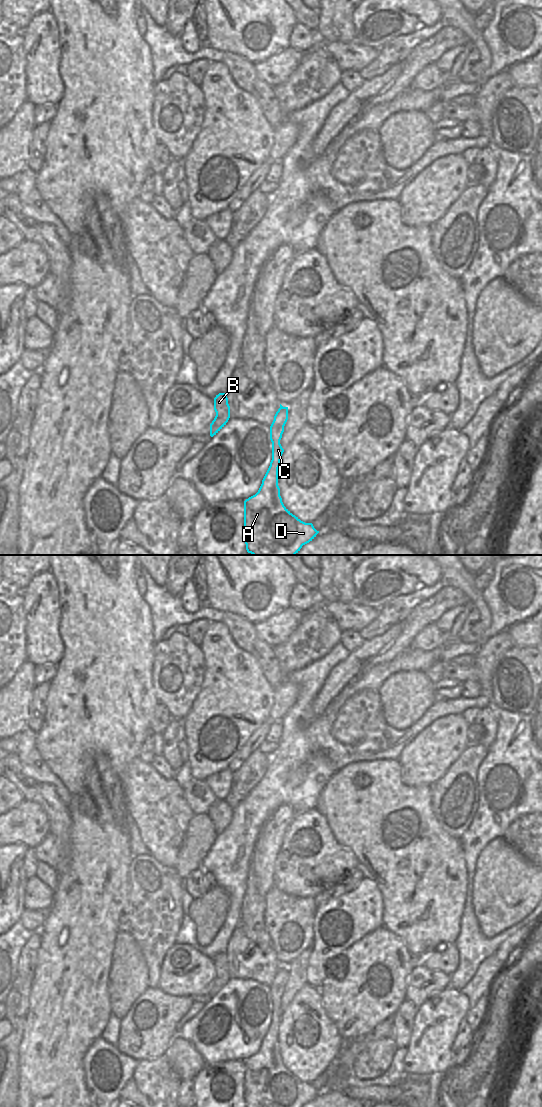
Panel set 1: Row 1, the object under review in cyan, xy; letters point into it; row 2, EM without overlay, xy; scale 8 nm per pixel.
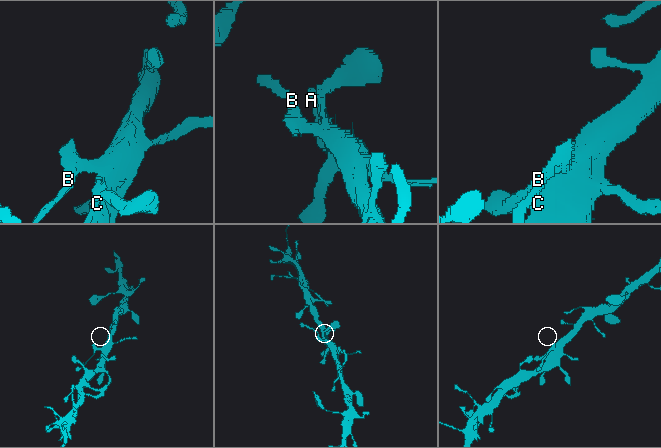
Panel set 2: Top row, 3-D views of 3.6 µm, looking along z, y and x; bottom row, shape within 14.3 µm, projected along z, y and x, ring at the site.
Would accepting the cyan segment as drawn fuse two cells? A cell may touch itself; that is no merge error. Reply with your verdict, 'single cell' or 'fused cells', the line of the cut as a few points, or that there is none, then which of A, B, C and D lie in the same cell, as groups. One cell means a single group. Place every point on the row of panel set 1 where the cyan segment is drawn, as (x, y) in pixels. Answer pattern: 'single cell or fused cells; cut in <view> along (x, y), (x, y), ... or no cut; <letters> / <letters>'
single cell; no cut; A B C D

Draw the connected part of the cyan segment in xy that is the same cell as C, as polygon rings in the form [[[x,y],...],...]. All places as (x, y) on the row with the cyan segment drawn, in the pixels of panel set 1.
[[[288,407],[280,408],[270,426],[272,460],[258,492],[244,501],[244,542],[252,555],[295,555],[303,545],[319,533],[312,523],[305,523],[293,515],[283,504],[278,486],[278,468],[284,449],[280,444],[288,420]]]

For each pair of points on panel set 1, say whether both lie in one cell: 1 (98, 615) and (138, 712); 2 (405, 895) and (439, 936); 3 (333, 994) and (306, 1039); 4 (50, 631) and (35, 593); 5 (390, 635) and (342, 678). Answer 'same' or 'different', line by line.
1: same
2: same
3: different
4: same
5: same

